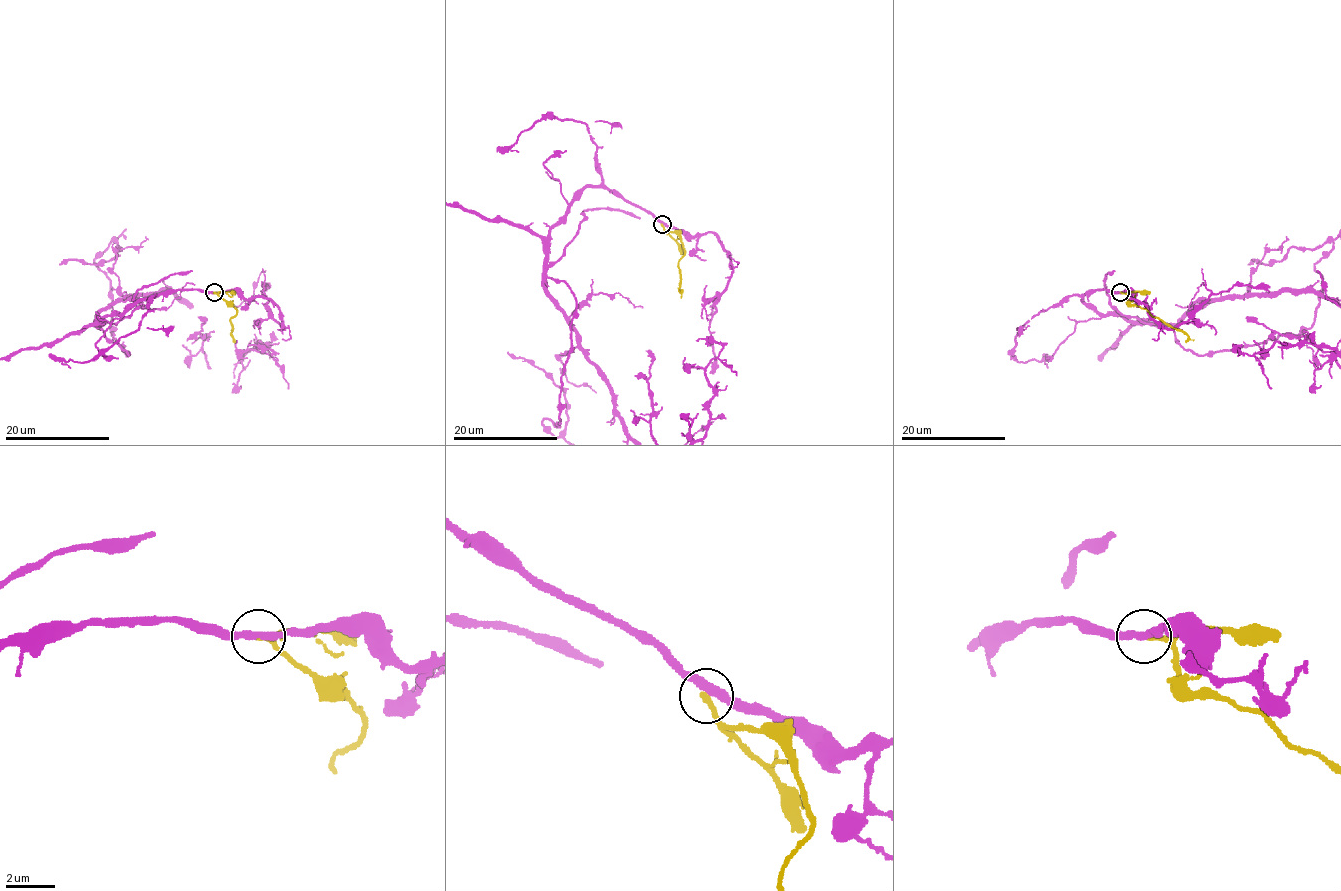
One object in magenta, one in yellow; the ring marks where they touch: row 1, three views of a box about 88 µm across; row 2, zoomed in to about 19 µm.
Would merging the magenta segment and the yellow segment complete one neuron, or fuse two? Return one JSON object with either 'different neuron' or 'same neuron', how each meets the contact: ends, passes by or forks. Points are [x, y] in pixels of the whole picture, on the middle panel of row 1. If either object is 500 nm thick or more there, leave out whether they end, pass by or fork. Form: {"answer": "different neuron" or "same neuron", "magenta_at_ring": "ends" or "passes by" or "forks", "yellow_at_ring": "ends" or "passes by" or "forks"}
{"answer": "different neuron", "magenta_at_ring": "passes by", "yellow_at_ring": "ends"}

